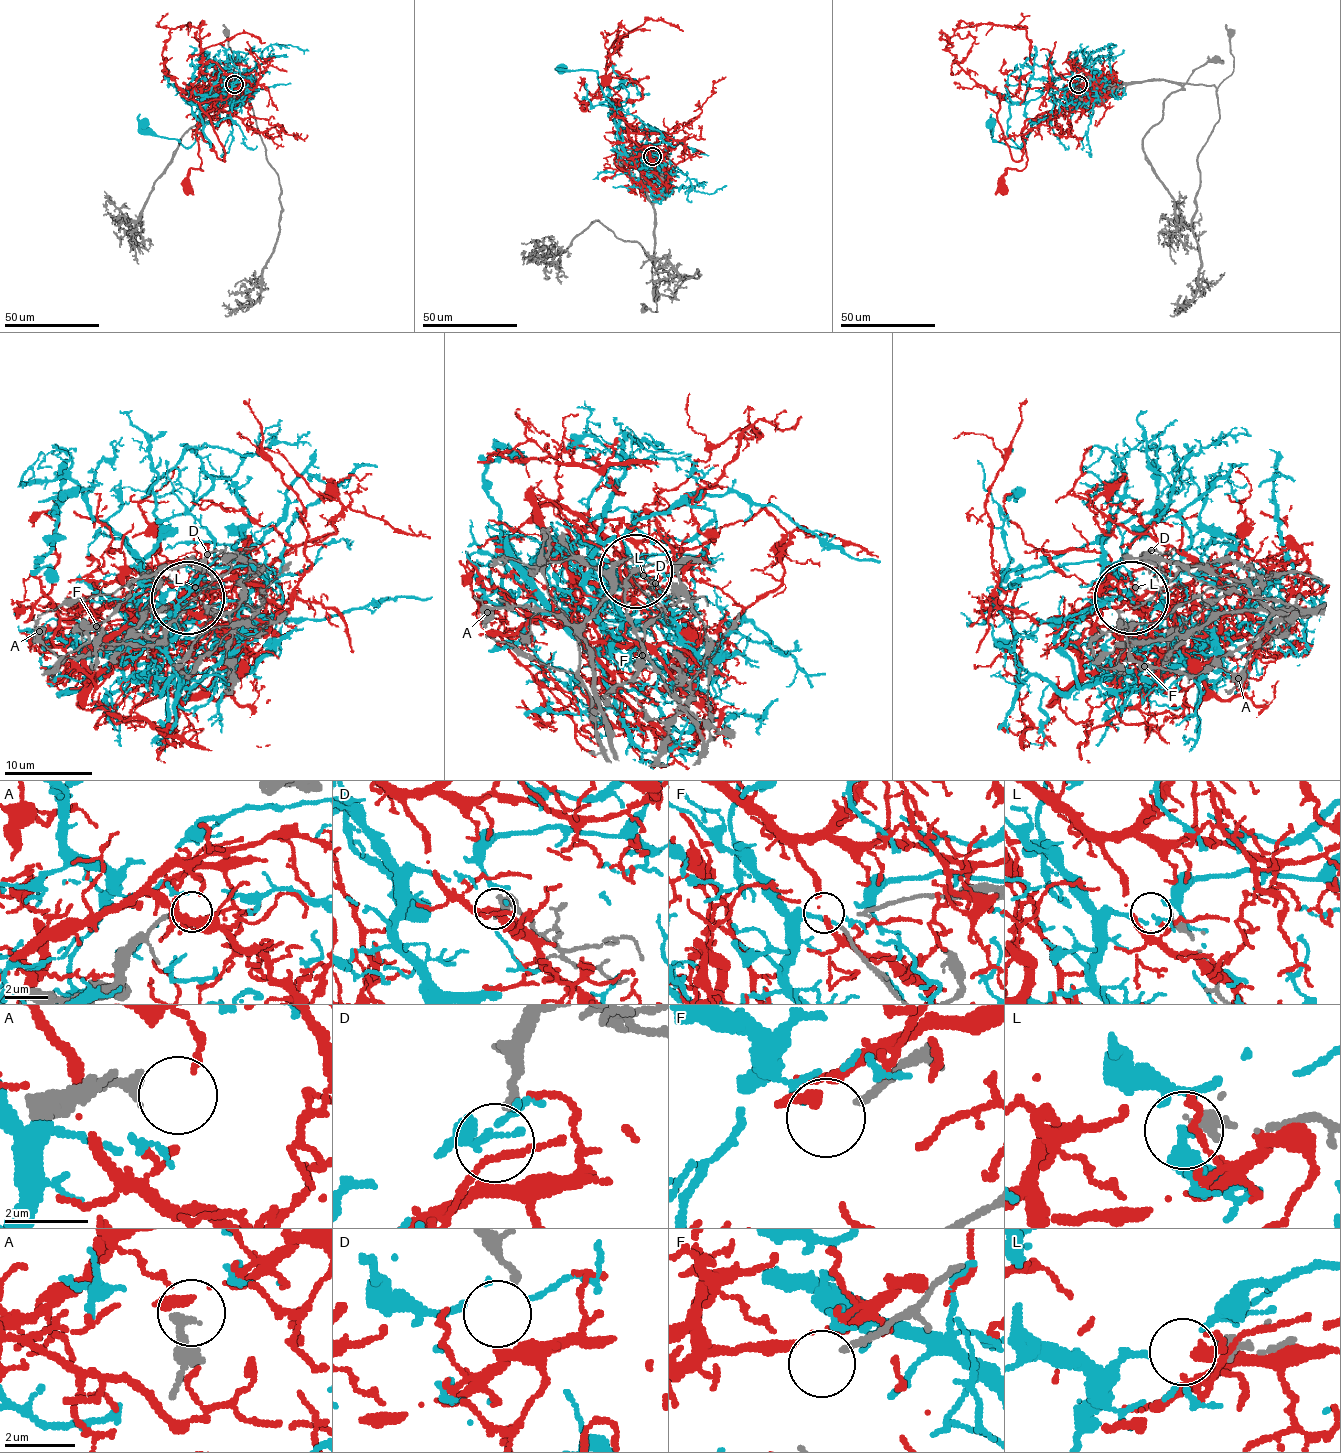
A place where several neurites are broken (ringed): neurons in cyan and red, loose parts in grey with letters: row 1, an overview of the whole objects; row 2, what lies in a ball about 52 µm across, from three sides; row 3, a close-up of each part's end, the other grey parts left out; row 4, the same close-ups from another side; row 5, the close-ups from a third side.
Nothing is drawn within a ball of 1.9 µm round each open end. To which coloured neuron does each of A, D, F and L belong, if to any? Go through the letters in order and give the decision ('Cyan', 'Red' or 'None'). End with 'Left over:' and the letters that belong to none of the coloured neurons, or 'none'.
A: None
D: Red
F: None
L: Cyan
Left over: A, F

